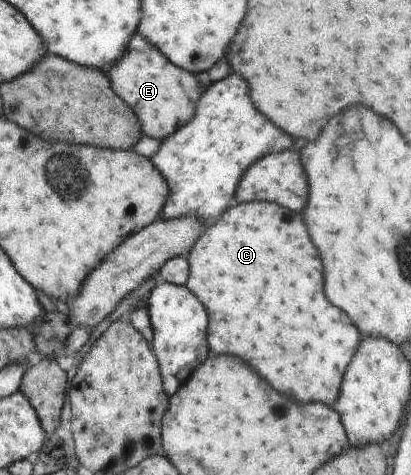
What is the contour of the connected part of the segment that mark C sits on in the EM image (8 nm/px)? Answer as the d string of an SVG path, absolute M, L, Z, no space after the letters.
M269 201L231 206L217 224L211 222L205 226L205 232L188 256L190 273L185 285L209 313L210 354L235 354L247 360L279 394L299 403L323 403L330 407L339 399L345 369L357 352L361 334L349 316L325 298L323 264L299 212Z

